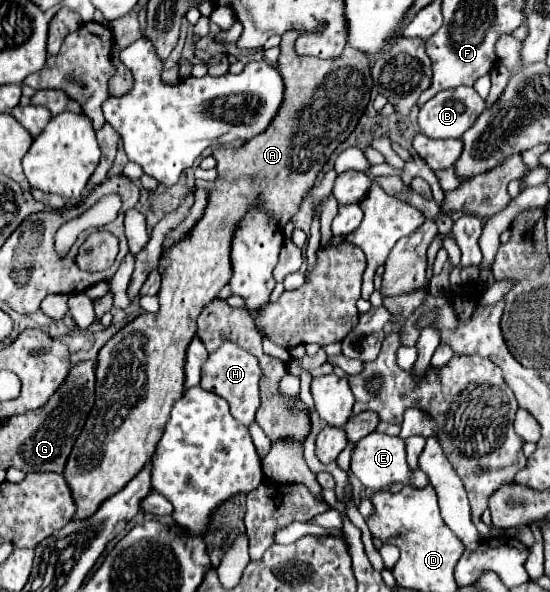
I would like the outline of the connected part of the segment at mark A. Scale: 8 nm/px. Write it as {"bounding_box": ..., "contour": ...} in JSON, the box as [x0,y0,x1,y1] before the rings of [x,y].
{"bounding_box":[64,31,372,519],"contour":[[[288,31],[282,35],[280,43],[280,59],[278,69],[286,83],[284,107],[280,107],[280,115],[272,121],[268,131],[260,133],[258,137],[250,139],[242,147],[218,147],[214,149],[212,157],[216,159],[218,177],[212,183],[196,183],[210,193],[208,207],[200,223],[192,229],[192,233],[172,245],[168,253],[160,259],[158,271],[162,275],[162,287],[158,293],[160,311],[144,313],[122,327],[98,353],[96,359],[96,401],[86,419],[84,431],[74,443],[74,451],[68,459],[68,467],[64,477],[72,487],[72,495],[76,499],[76,519],[86,519],[96,513],[96,509],[124,489],[124,485],[138,475],[140,469],[152,459],[152,451],[156,451],[156,441],[160,441],[164,423],[168,421],[172,403],[180,399],[184,393],[184,361],[186,361],[186,347],[196,337],[196,319],[202,313],[204,305],[208,305],[220,289],[230,281],[232,265],[230,265],[230,243],[232,231],[236,229],[238,221],[244,217],[250,205],[256,203],[258,195],[264,195],[264,209],[278,219],[280,225],[290,221],[298,211],[308,187],[316,181],[318,171],[326,165],[328,157],[334,149],[346,141],[346,137],[354,131],[358,119],[362,117],[372,91],[372,77],[370,77],[370,57],[354,47],[346,45],[342,55],[336,59],[316,59],[316,57],[302,57],[294,51],[294,41],[298,31]]]}

